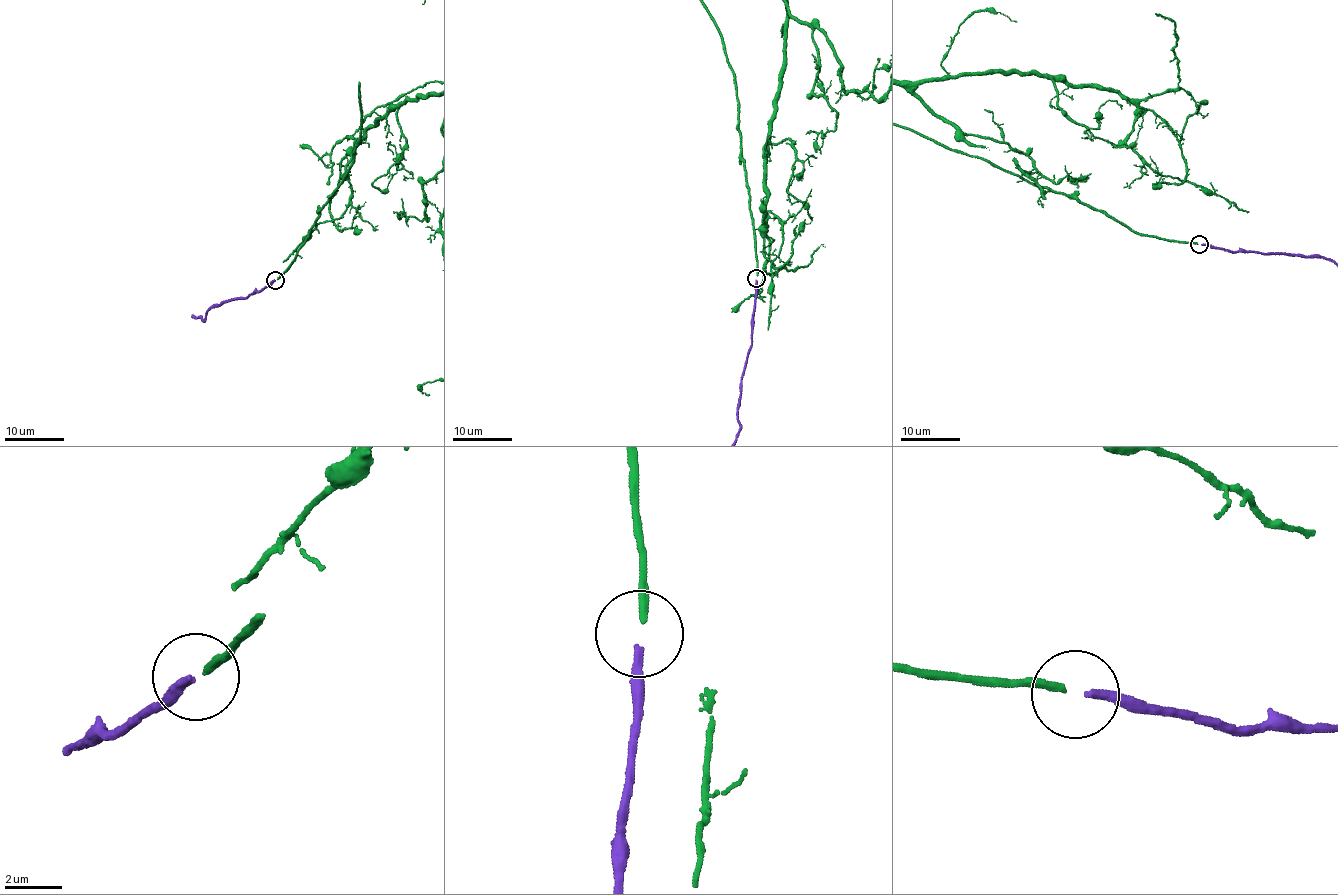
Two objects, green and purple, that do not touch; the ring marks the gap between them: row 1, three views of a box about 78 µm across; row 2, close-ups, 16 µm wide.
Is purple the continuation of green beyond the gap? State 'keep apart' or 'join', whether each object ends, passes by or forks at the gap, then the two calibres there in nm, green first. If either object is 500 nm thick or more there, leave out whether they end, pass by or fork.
join; green ends; purple ends; calibres 280 and 280 nm

